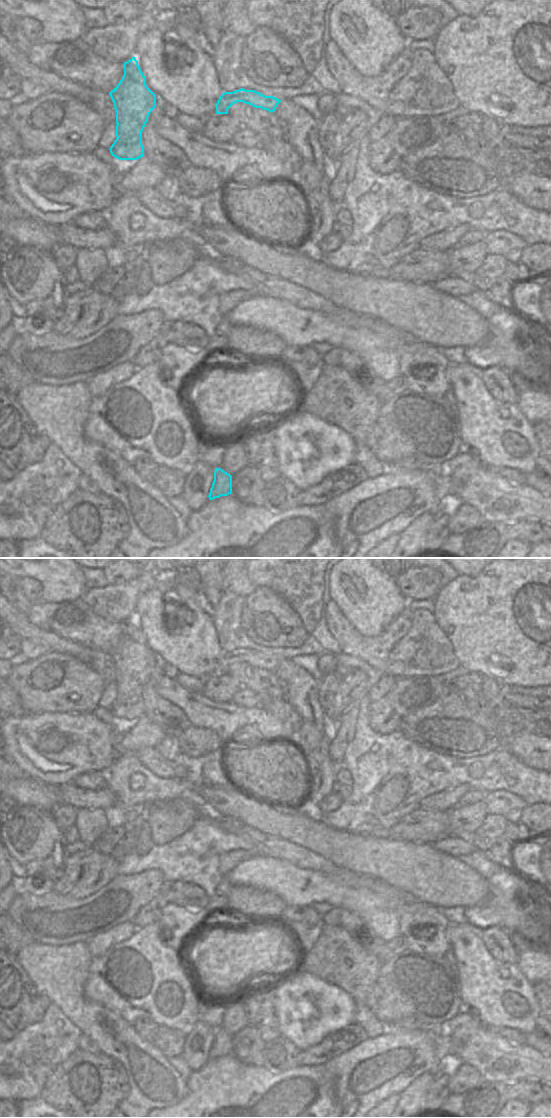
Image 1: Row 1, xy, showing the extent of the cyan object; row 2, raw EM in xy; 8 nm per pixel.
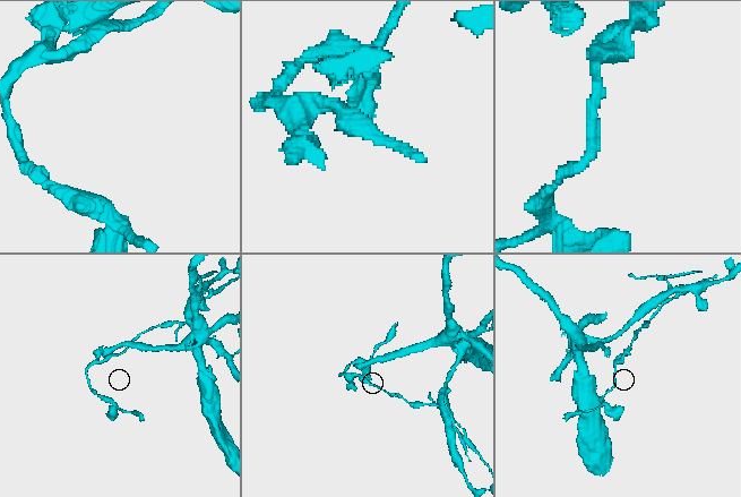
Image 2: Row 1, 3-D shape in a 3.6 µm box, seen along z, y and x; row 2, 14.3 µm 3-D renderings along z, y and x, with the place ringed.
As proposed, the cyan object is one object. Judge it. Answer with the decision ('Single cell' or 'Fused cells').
Fused cells

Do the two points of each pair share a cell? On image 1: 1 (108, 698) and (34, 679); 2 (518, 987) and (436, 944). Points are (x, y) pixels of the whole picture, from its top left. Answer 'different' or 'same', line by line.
1: same
2: different

